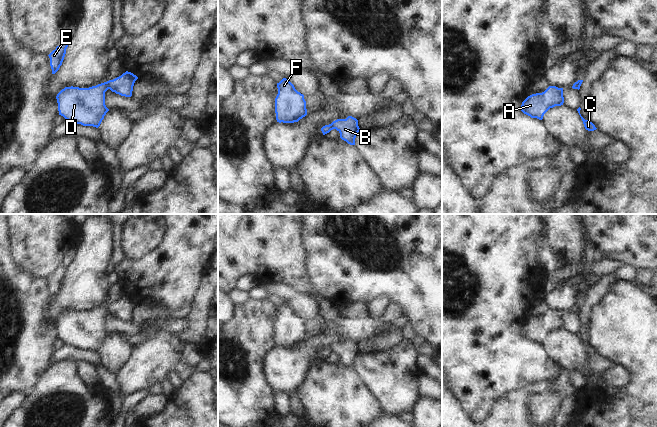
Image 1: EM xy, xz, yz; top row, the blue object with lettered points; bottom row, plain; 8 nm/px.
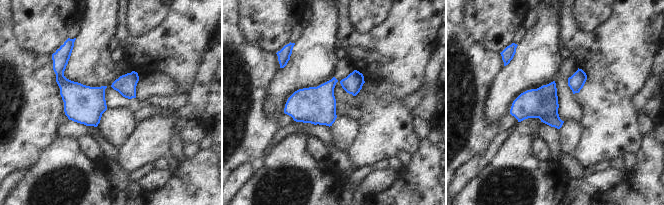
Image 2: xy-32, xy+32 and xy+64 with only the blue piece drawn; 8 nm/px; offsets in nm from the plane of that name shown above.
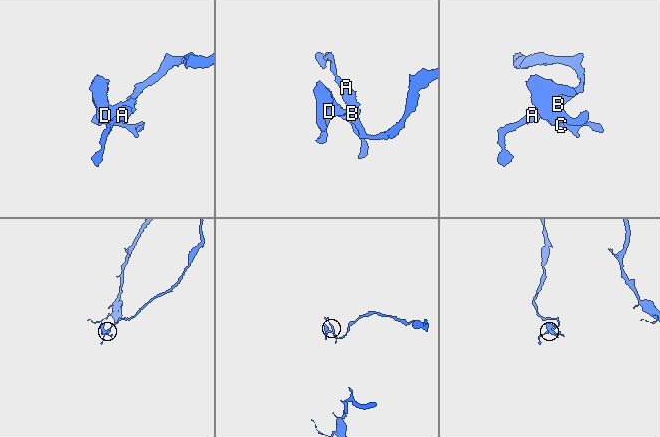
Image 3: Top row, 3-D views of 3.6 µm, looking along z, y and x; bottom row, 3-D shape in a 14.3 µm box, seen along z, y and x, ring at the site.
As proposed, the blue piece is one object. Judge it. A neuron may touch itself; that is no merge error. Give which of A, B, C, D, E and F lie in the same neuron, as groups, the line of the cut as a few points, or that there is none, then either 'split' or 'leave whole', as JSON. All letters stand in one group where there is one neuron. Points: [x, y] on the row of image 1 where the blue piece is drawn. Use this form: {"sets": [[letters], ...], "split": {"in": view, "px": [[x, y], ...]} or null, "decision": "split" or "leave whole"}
{"sets": [["A", "B"], ["C", "D", "E", "F"]], "split": {"in": "xy", "px": [[107, 81], [109, 88]]}, "decision": "split"}

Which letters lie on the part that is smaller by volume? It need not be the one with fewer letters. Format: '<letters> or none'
C, D, E, F

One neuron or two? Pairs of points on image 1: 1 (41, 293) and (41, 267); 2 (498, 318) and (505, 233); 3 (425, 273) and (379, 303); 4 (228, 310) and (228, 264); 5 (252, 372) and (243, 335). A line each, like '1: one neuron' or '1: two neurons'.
1: two neurons
2: one neuron
3: two neurons
4: two neurons
5: one neuron

